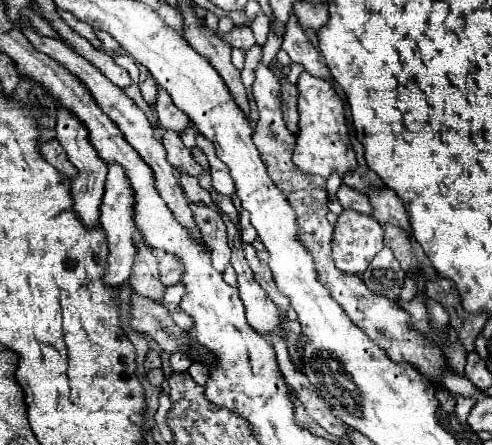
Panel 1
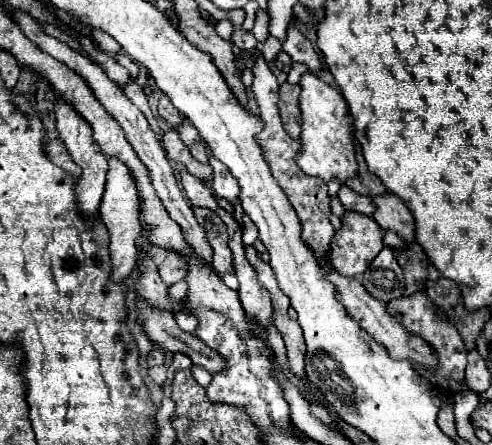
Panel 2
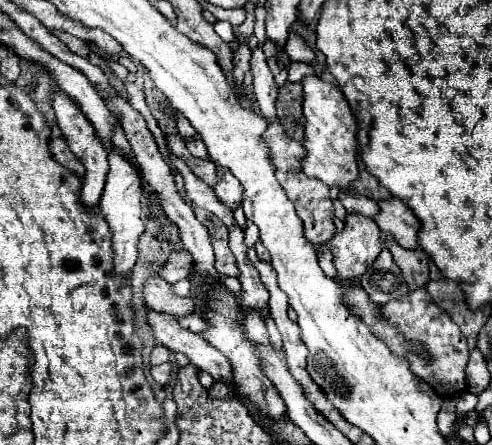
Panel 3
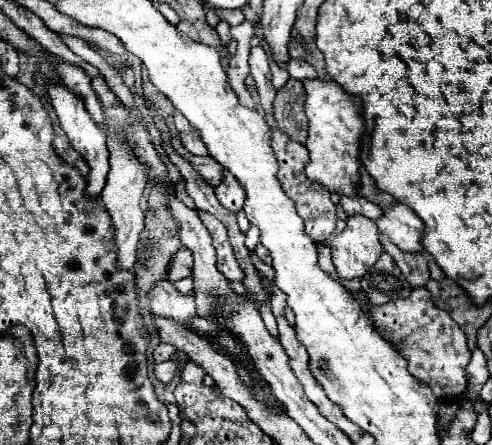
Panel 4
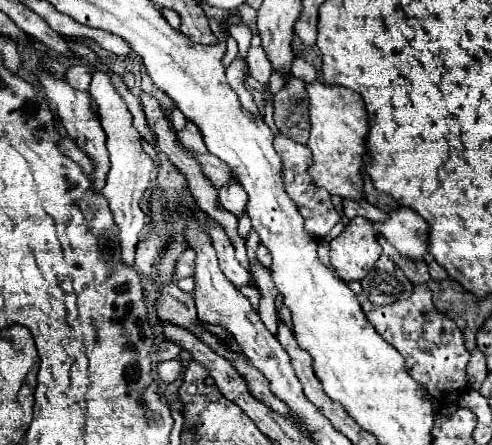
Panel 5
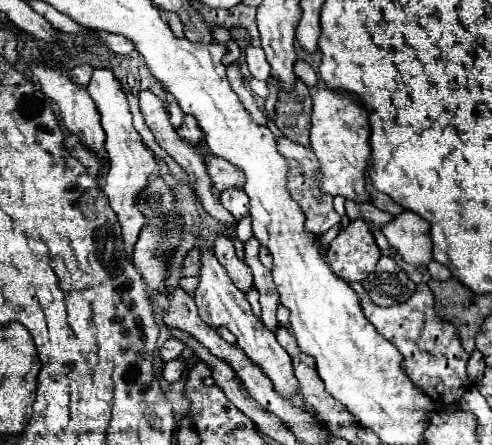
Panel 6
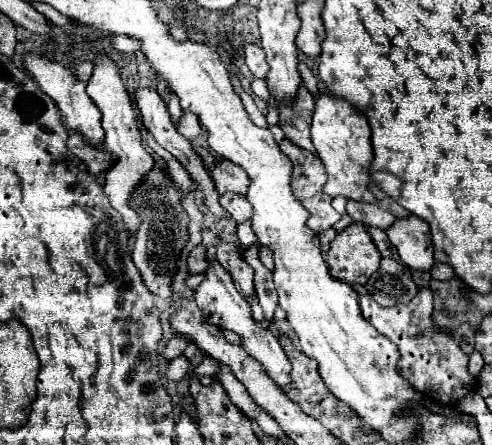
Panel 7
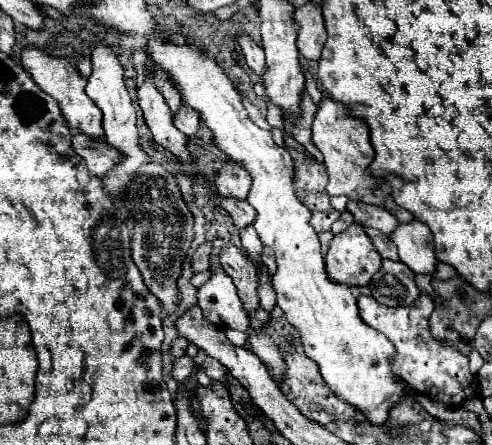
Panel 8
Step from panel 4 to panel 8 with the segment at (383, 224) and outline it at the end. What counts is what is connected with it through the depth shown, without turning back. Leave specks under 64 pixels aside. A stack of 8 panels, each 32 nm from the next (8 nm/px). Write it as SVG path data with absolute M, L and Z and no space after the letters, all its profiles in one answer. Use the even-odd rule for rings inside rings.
M414 218L412 222L398 224L390 240L398 246L400 262L404 262L412 272L432 274L436 270L438 260L434 256L432 232L424 222Z

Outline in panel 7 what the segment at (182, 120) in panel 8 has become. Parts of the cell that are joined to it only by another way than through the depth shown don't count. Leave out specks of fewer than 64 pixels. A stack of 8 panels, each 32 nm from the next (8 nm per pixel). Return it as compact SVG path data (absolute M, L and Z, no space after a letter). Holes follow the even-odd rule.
M184 112L176 128L178 128L178 132L180 132L184 138L188 138L190 142L192 142L192 140L196 140L196 138L198 138L198 134L202 134L200 122L198 122L198 118L196 118L192 112Z

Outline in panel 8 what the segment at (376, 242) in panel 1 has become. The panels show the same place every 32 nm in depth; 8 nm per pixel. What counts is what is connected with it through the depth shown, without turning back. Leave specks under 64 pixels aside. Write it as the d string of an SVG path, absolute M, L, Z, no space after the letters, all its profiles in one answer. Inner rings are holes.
M360 224L348 226L336 234L326 252L326 270L330 280L348 286L366 286L380 270L380 254Z

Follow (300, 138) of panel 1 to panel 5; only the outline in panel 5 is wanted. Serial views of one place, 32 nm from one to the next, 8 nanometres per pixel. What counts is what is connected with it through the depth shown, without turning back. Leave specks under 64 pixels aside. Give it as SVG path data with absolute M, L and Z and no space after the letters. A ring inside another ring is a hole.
M320 80L306 82L308 90L308 114L310 114L310 140L308 148L312 150L312 168L308 174L316 180L318 186L326 188L330 194L338 194L342 198L360 200L362 194L362 156L364 156L364 136L368 132L366 108L362 104L362 96L346 90L336 84L326 84Z

